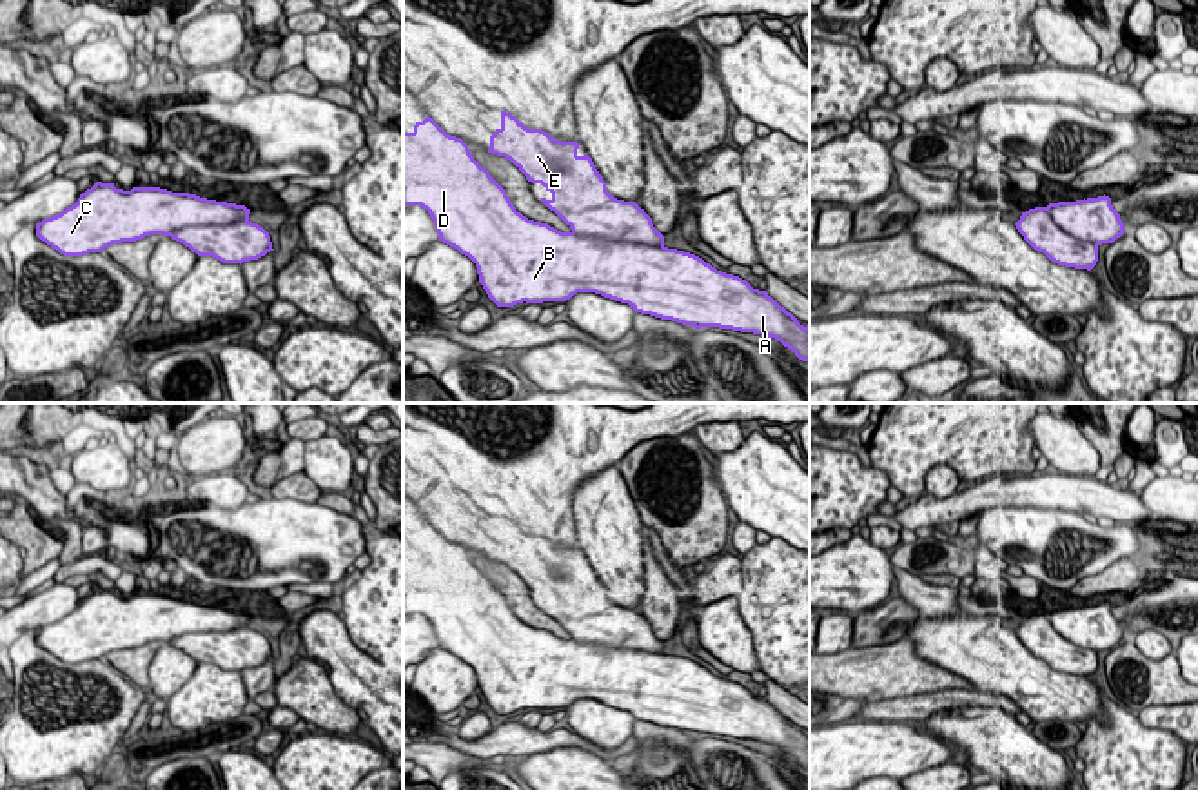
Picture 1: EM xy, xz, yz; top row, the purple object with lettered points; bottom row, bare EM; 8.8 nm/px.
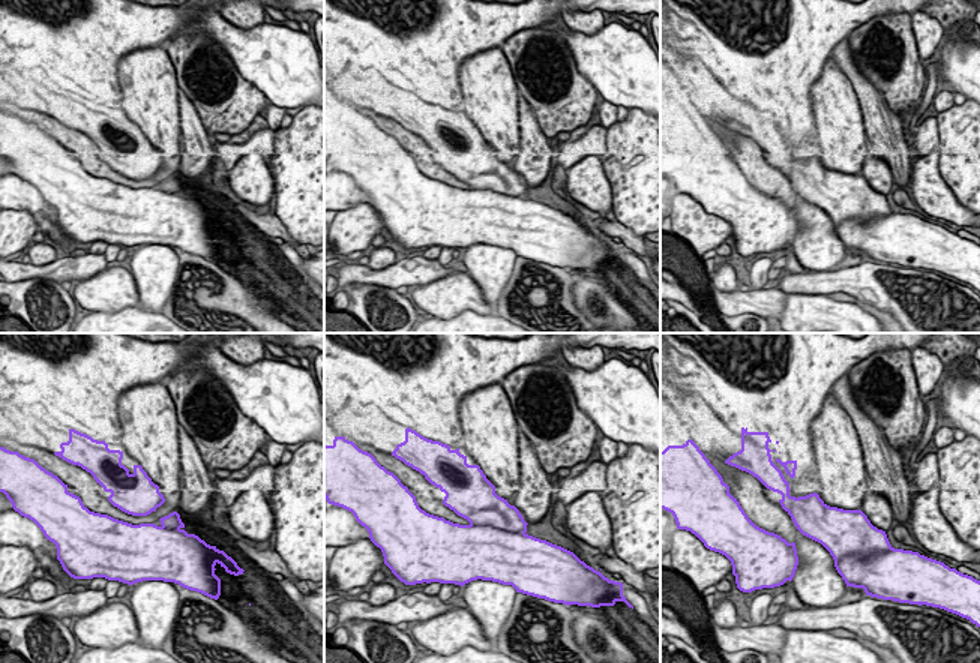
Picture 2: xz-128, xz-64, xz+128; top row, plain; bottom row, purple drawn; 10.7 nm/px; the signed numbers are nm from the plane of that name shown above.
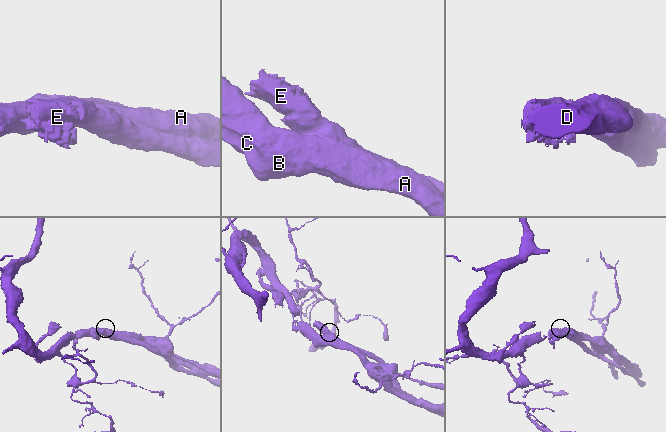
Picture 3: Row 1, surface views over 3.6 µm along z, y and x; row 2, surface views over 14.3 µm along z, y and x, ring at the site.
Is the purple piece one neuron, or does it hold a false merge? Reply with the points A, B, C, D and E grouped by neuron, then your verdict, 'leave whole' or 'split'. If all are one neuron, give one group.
A B C D / E | split

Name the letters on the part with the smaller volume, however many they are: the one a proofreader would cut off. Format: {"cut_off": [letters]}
{"cut_off": ["E"]}

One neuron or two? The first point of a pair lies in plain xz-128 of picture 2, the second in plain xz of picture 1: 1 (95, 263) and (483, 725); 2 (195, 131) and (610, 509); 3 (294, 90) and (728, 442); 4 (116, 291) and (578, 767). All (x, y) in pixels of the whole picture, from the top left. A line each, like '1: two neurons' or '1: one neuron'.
1: two neurons
2: two neurons
3: two neurons
4: one neuron

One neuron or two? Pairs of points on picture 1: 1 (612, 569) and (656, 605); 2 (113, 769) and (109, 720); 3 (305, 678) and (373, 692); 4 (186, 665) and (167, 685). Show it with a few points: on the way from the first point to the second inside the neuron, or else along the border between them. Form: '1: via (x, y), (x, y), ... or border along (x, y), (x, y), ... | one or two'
1: border along (643, 551), (643, 594), (634, 607) | two
2: border along (111, 754), (97, 770) | two
3: border along (327, 672), (333, 691), (353, 709) | two
4: via (180, 671), (171, 680) | one

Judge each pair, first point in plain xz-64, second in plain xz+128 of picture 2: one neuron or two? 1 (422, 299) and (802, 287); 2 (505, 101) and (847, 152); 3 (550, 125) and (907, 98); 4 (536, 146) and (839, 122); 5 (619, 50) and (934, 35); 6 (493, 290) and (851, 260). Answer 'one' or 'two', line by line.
1: two
2: one
3: one
4: two
5: two
6: two

